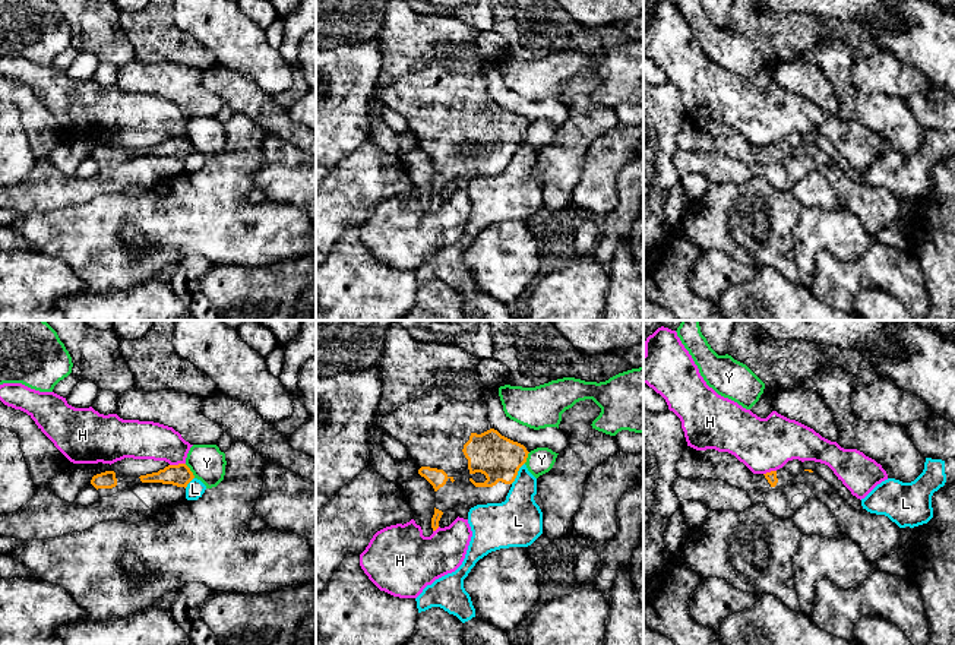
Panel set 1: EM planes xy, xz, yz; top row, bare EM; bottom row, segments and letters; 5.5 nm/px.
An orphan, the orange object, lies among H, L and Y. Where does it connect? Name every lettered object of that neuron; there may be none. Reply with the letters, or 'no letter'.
no letter

